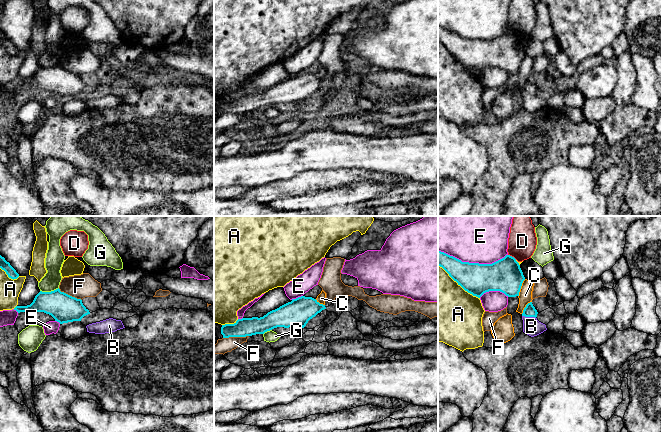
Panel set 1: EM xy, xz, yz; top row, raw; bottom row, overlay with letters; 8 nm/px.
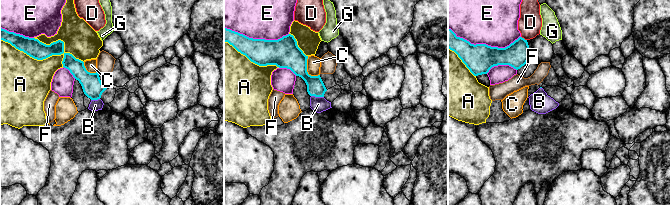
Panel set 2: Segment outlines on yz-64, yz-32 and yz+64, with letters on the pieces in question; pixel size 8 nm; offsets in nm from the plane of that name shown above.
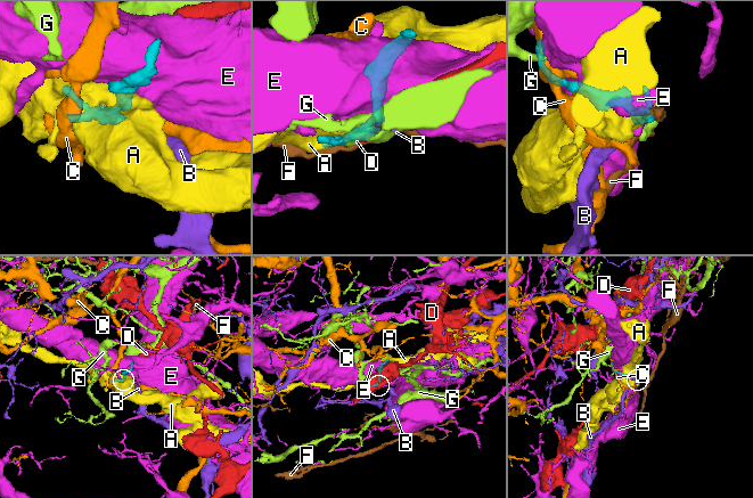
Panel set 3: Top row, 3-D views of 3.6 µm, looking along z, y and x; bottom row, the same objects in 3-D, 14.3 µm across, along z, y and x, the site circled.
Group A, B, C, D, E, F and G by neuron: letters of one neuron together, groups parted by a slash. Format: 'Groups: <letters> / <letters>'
Groups: A / B / C / D / E / F / G

